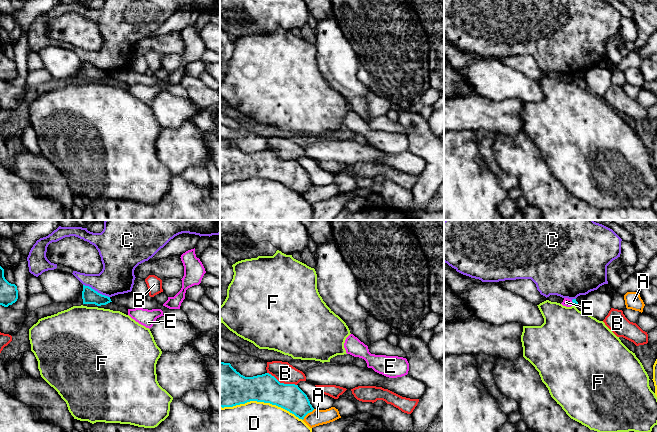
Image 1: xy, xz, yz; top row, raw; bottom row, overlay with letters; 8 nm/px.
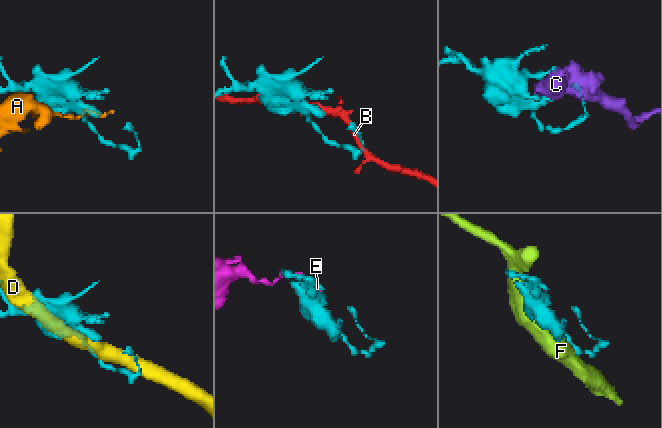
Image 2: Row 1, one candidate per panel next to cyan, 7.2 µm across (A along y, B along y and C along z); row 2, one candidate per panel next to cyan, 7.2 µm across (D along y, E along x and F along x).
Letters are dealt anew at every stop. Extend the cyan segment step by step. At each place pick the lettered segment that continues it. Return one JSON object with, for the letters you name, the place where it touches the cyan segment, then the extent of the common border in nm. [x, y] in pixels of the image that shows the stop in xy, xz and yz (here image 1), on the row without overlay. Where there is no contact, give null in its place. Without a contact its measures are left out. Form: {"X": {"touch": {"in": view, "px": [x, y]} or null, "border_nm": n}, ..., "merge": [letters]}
{"merge": []}

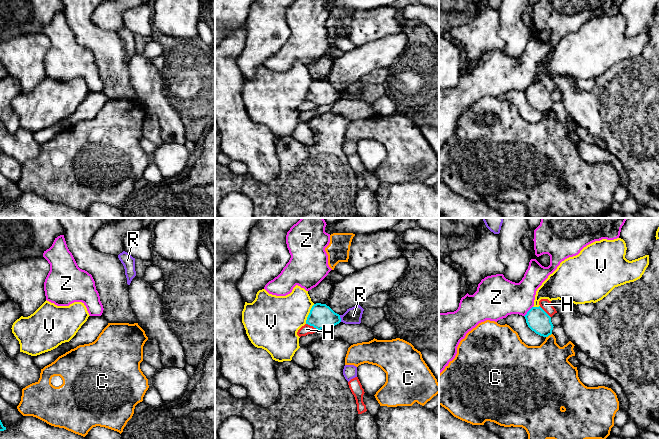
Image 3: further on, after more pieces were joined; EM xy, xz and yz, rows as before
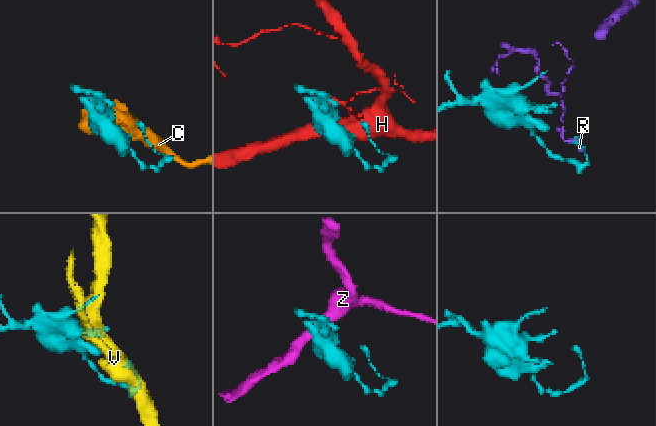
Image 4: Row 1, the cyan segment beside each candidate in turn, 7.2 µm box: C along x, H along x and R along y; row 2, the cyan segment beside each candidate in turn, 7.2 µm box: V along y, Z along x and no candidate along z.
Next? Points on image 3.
{"merge": []}

